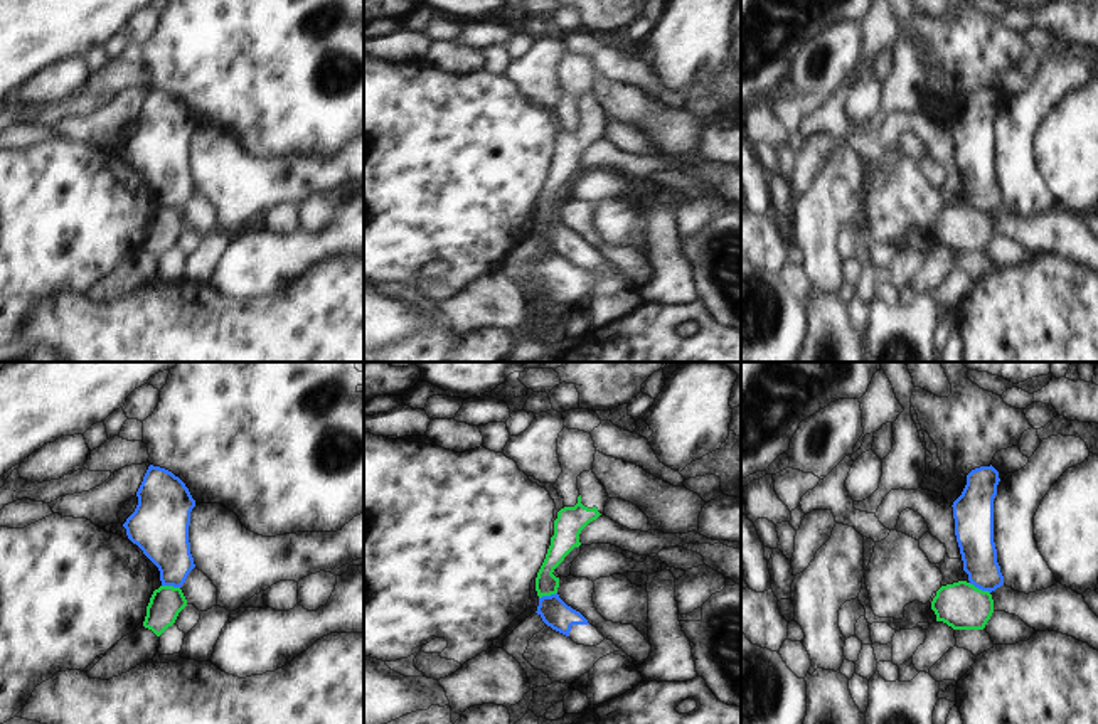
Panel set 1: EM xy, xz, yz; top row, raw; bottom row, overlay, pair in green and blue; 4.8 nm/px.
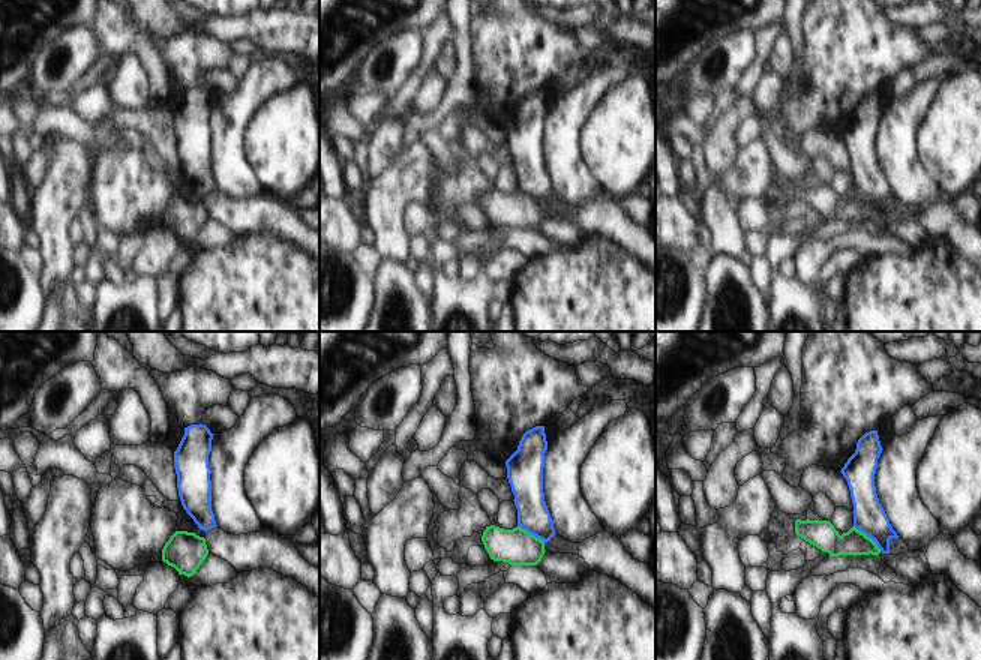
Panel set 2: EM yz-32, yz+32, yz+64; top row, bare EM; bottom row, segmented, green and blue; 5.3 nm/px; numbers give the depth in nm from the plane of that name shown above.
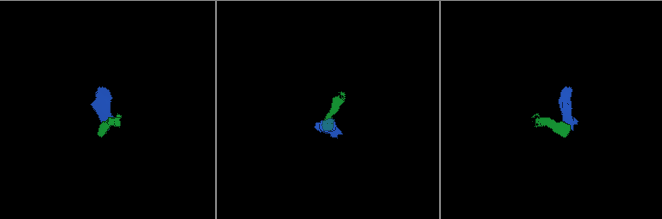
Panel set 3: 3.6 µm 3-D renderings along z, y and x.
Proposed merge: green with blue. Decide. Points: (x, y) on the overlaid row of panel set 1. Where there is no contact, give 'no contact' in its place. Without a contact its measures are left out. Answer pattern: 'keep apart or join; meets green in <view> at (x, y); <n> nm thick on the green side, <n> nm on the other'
keep apart; meets green in yz at (977, 588); 220 nm thick on the green side, 180 nm on the other

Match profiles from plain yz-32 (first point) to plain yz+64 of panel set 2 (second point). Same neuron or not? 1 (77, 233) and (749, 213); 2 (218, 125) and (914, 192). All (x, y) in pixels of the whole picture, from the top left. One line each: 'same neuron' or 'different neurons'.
1: same neuron
2: same neuron

